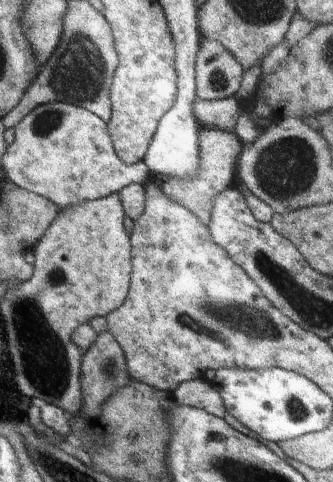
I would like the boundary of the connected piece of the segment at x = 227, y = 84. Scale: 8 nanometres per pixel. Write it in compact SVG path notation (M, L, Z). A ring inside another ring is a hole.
M202 37L195 60L197 96L205 101L236 96L245 69L220 43Z

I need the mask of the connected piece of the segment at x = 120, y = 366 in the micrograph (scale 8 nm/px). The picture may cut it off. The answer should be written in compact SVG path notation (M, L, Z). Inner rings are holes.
M110 331L99 334L81 362L81 389L83 390L83 410L81 415L84 415L87 420L98 418L108 397L114 395L119 388L129 385L133 380L128 369L123 348L110 334Z

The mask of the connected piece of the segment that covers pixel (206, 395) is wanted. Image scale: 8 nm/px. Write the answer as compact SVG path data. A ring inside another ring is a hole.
M208 375L180 383L171 395L174 402L179 405L194 407L208 414L217 416L225 420L238 432L259 440L266 448L274 451L276 456L284 456L284 452L278 446L278 443L264 440L260 435L252 432L247 426L244 426L239 420L236 420L226 412L225 404L222 402L222 398L220 398L218 391L214 390L214 387L210 384Z

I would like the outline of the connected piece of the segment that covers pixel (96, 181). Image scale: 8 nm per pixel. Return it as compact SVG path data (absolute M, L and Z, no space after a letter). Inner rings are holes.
M67 102L37 106L14 127L14 132L14 141L8 145L1 160L4 176L16 186L50 200L57 206L58 212L88 201L106 198L129 184L144 183L151 174L143 160L129 165L116 156L107 122L89 110Z

